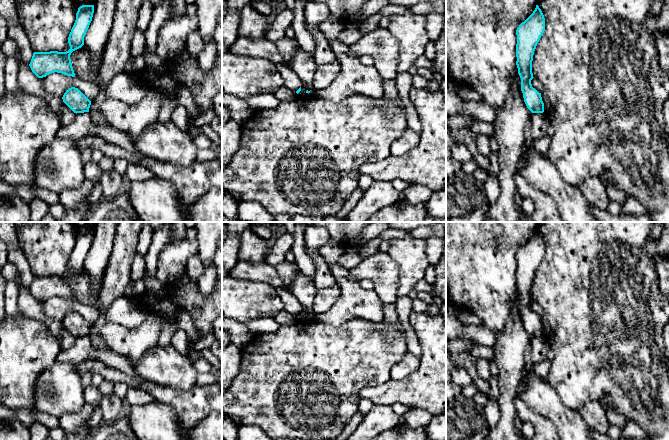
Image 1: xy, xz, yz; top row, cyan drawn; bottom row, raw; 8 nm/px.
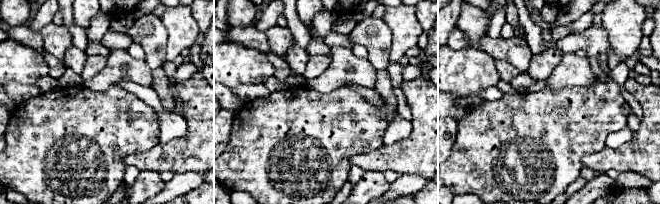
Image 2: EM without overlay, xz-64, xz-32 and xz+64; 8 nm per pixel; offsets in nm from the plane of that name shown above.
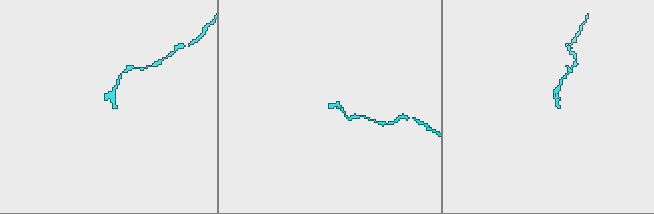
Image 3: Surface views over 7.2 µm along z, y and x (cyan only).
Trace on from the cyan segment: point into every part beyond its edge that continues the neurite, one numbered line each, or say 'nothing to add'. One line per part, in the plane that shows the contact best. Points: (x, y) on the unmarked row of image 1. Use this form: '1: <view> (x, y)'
nothing to add

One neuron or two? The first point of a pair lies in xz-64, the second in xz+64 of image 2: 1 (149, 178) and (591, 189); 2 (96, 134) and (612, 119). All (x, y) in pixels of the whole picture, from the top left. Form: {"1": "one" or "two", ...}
{"1": "one", "2": "one"}

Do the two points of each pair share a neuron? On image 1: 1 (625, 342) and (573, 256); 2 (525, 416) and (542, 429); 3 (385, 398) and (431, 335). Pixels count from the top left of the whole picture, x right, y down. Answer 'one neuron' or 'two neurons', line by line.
1: one neuron
2: one neuron
3: one neuron

